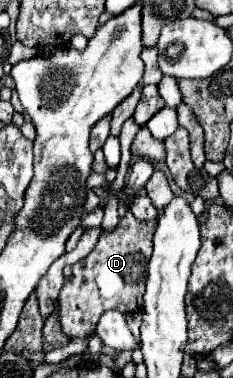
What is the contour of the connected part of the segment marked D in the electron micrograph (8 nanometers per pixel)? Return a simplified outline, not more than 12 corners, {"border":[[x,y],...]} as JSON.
{"border":[[128,211],[72,265],[58,299],[70,339],[106,309],[142,311],[156,219]]}

